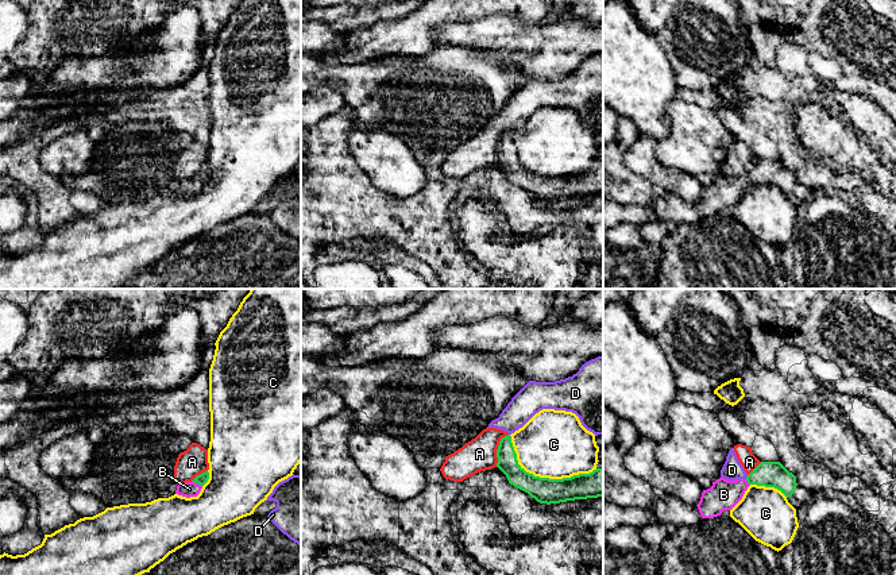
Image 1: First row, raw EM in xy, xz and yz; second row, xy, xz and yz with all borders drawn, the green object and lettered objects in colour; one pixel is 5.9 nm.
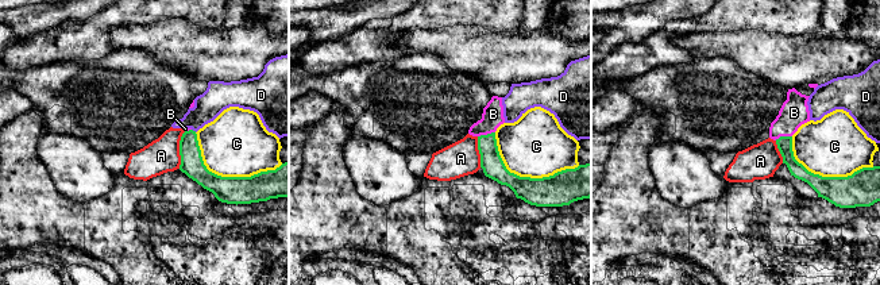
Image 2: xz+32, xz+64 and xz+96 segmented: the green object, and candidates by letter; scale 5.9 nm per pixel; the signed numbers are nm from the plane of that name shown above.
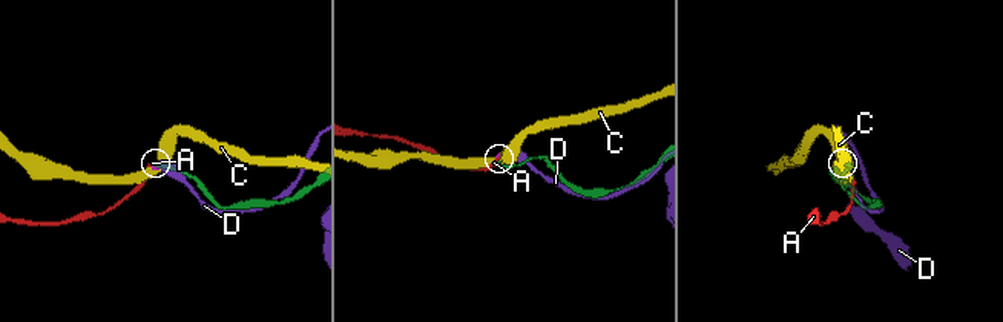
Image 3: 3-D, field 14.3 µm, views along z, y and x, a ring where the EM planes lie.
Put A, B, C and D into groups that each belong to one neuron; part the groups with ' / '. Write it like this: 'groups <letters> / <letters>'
groups A D / B / C

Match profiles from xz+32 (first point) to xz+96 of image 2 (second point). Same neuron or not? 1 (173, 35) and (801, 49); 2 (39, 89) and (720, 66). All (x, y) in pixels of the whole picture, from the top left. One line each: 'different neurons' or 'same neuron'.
1: same neuron
2: same neuron

